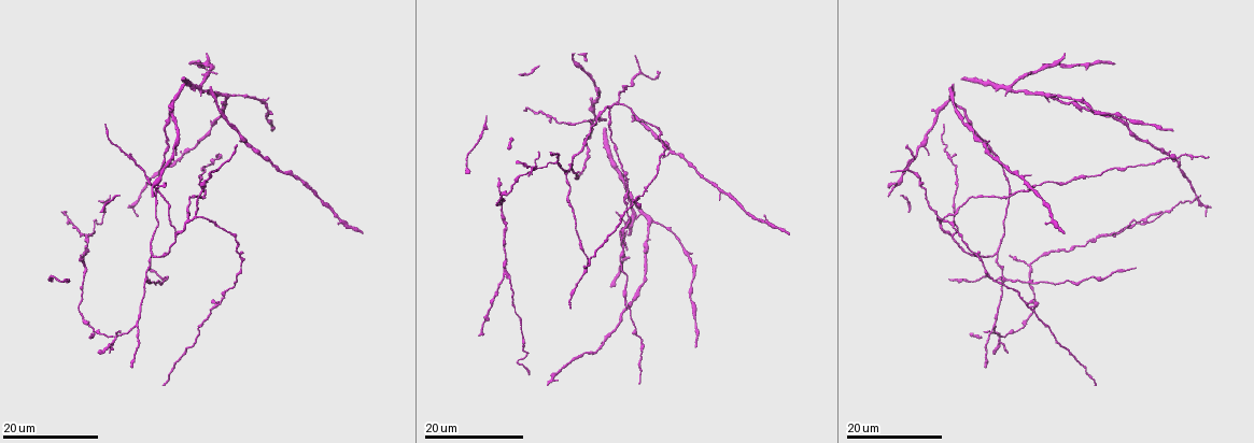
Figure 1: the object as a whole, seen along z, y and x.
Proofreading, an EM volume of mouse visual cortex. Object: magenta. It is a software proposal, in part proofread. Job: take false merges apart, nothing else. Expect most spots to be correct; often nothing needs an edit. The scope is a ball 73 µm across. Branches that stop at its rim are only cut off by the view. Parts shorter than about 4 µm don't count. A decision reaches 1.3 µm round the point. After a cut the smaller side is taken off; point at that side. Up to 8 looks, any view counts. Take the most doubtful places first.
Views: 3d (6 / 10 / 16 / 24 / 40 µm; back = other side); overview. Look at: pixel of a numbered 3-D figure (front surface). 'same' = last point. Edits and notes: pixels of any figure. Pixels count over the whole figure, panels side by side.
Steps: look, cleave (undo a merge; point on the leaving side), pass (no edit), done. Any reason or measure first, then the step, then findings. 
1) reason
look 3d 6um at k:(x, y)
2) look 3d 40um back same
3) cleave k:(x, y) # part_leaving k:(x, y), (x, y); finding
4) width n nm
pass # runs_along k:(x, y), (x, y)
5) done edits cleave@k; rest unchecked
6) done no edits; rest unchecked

four or more arms meet
look 3d 16um at 1:(535, 168)

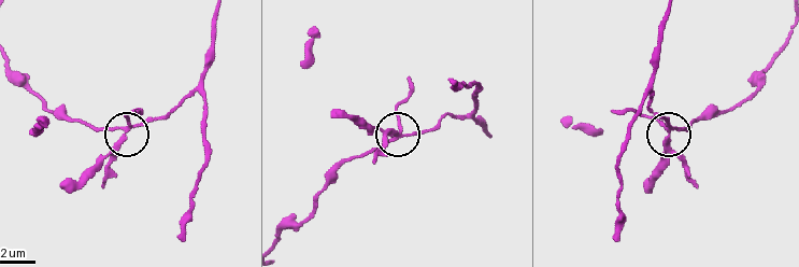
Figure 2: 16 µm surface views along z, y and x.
look 3d 6um at 2:(124, 133)

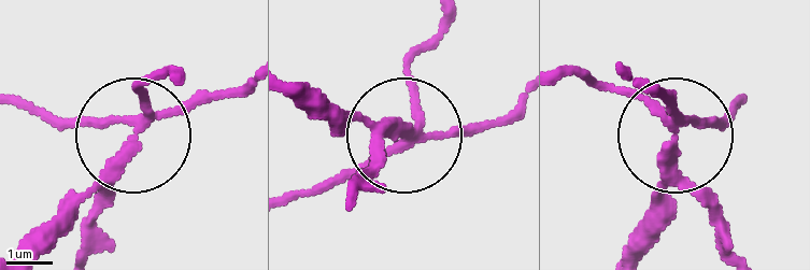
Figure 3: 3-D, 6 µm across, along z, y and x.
cleave 3:(107, 183) # part_leaving 3:(144, 126), (16, 250); a second cell is stuck on

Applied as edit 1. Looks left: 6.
look overview

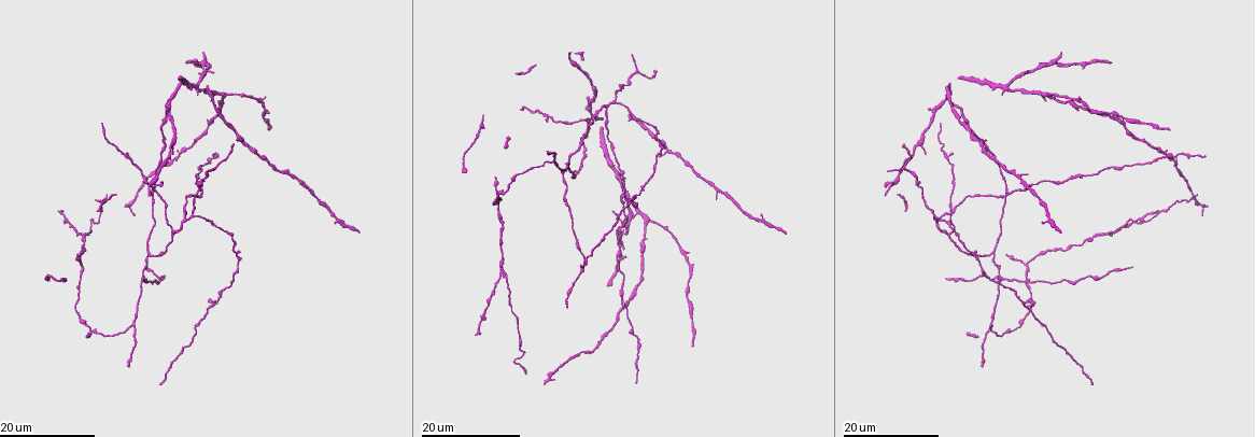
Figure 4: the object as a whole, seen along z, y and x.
look 3d 24um at 4:(991, 252)

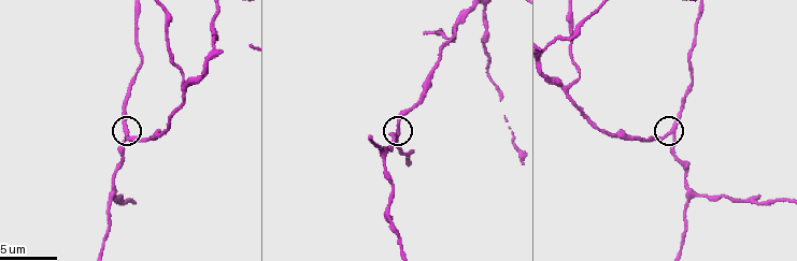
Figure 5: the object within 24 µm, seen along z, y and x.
look 3d 6um at 5:(669, 131)

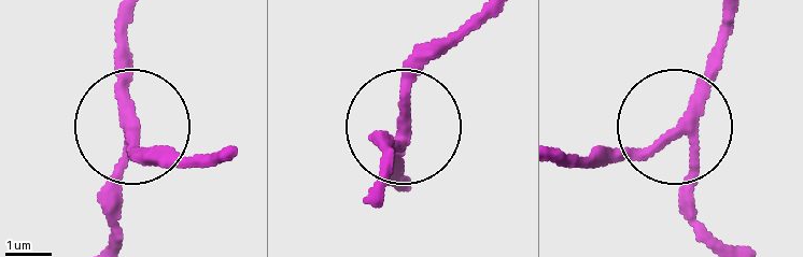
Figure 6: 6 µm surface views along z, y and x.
side_arm 87 um
pass # runs_along 6:(732, 12), (713, 82), (659, 140), (582, 159); continuous, no second cell

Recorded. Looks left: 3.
branch point
look 3d 16um at 5:(384, 157)

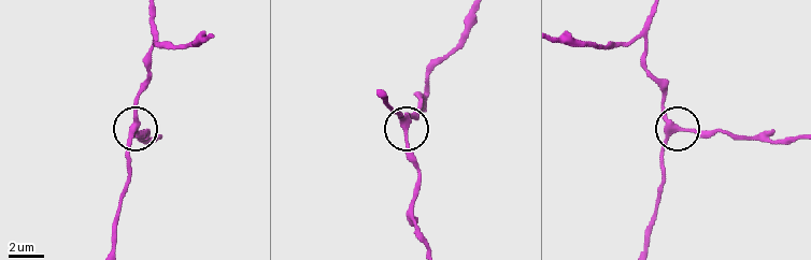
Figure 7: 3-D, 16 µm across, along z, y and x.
side_arm 33 um; arms 3
pass # continuous, no second cell

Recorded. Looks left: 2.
three arms meet
look 3d 24um at 4:(1025, 264)

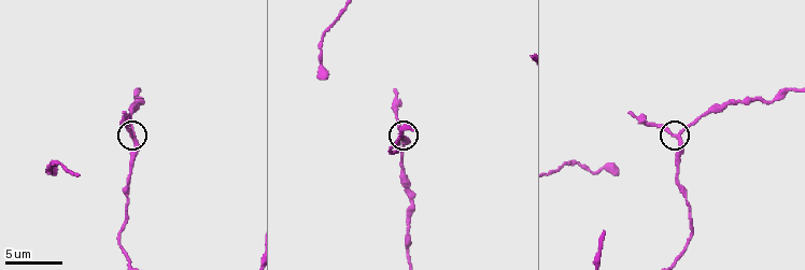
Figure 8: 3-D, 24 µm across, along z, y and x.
look 3d 6um at 8:(134, 133)

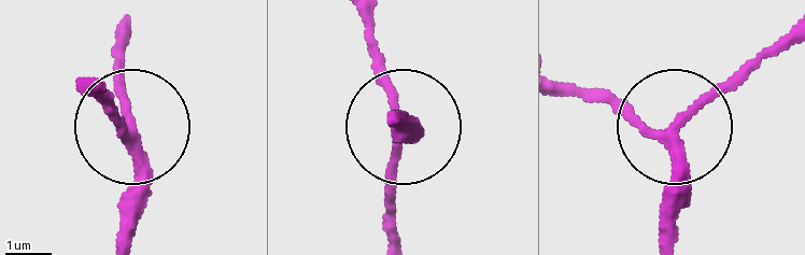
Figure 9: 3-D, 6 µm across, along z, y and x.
pass # continuous, no second cell

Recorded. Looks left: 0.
done edits cleave@3; rest unchecked

